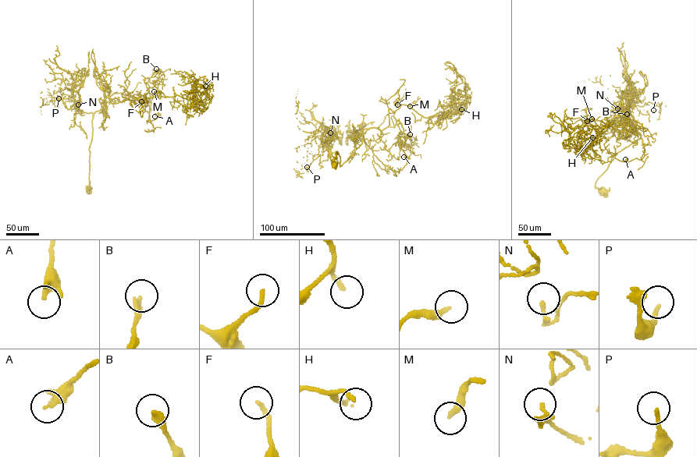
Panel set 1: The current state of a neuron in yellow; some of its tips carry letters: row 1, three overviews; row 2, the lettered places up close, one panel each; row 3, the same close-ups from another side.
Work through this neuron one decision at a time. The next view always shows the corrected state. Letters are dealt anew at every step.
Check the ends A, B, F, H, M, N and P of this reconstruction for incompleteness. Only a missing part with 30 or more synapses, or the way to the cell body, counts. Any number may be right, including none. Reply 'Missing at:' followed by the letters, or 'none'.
Missing at: none

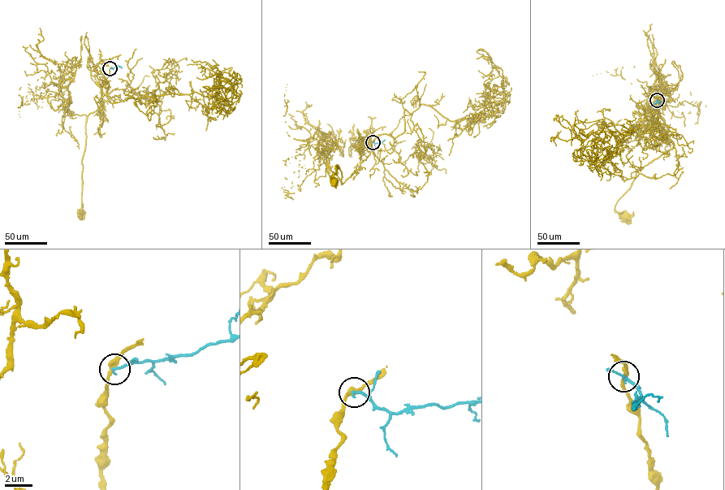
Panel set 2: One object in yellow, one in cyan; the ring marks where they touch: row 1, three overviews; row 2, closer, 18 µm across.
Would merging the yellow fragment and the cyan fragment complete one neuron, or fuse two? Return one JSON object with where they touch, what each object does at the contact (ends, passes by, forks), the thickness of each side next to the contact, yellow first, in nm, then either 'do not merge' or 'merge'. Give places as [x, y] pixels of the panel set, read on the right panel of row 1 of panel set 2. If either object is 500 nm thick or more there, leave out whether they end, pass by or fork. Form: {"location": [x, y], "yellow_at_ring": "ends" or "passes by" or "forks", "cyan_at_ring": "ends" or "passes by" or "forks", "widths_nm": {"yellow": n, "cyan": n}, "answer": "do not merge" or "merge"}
{"location": [657, 100], "yellow_at_ring": "passes by", "cyan_at_ring": "ends", "widths_nm": {"yellow": 320, "cyan": 200}, "answer": "do not merge"}

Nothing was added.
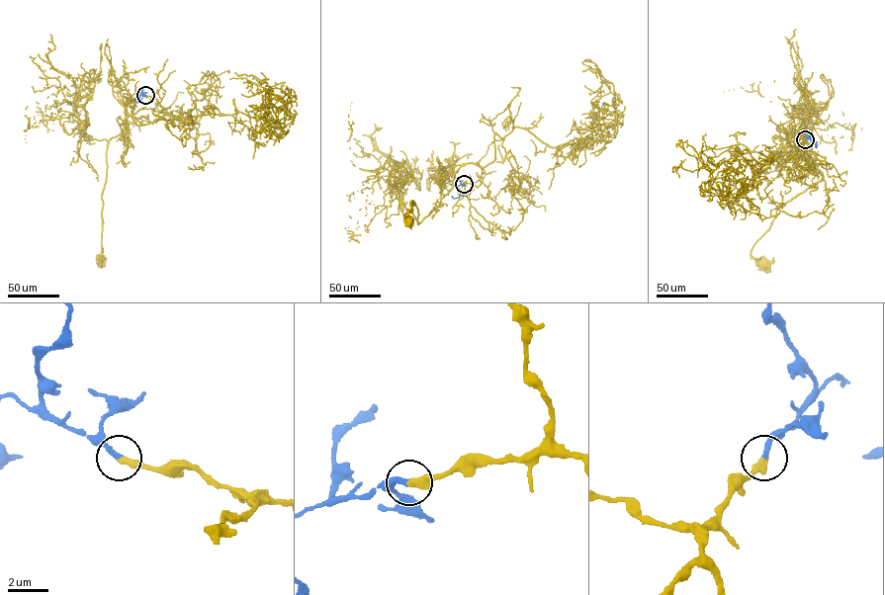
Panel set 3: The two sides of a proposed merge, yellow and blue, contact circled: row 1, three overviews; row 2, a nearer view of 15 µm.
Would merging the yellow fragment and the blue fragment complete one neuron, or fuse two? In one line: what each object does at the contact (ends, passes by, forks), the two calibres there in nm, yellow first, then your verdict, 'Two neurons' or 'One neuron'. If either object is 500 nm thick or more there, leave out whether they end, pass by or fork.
At the ring yellow ends. At the ring blue ends. Thickness 400 nm (yellow) against 260 nm. One neuron

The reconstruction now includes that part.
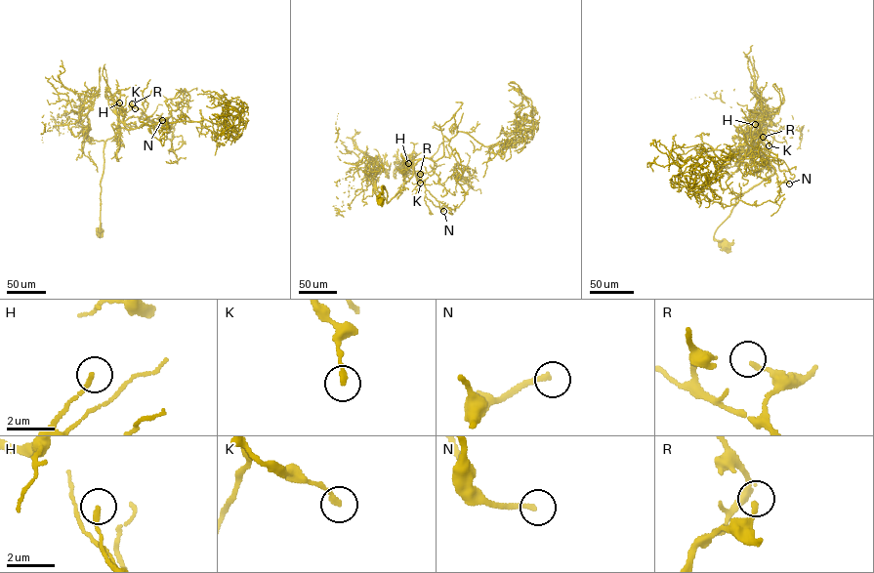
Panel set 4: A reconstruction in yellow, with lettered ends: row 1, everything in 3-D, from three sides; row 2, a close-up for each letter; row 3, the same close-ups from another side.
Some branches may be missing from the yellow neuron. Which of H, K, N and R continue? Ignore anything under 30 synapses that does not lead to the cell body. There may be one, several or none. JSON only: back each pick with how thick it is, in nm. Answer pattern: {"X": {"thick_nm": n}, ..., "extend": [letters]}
{"H": {"thick_nm": 180}, "N": {"thick_nm": 200}, "extend": ["H", "N"]}

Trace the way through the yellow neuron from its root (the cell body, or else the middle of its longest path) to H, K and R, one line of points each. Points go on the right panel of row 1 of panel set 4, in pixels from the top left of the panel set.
H: (727, 246), (714, 234), (736, 196), (774, 171), (752, 149), (751, 142), (743, 143), (755, 124)
K: (727, 246), (714, 234), (736, 196), (774, 171), (759, 155), (732, 152), (755, 153), (764, 136), (769, 145)
R: (727, 246), (714, 234), (736, 196), (774, 171), (759, 155), (732, 152), (755, 153), (763, 137)

